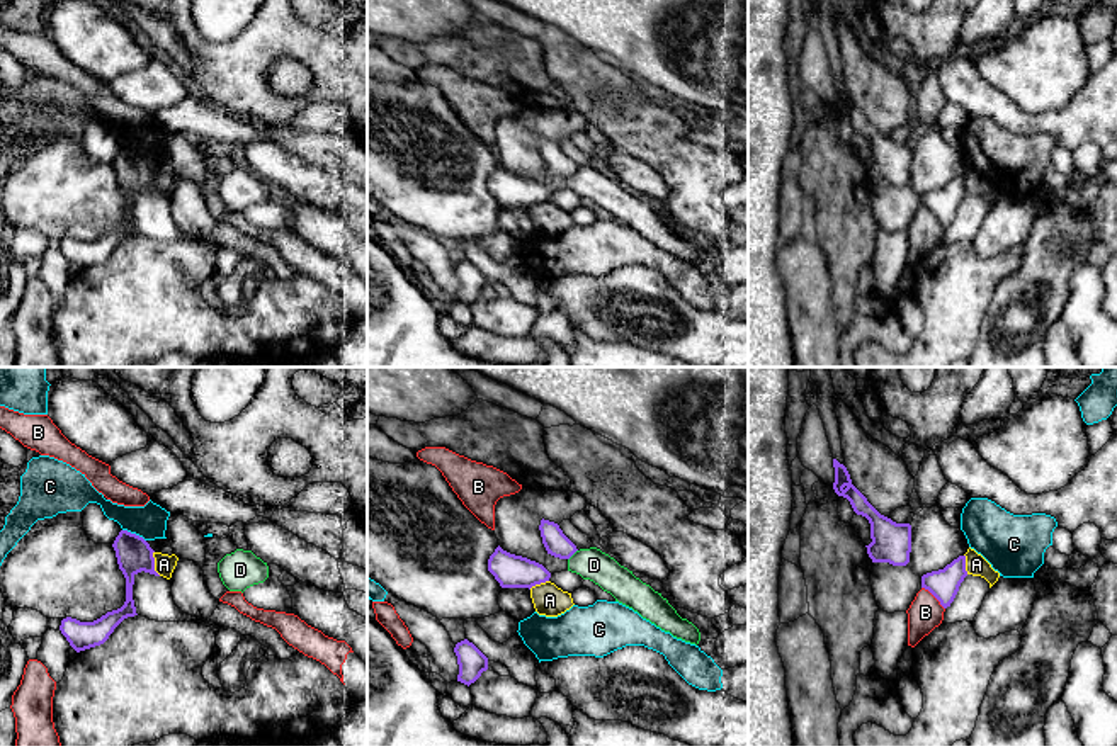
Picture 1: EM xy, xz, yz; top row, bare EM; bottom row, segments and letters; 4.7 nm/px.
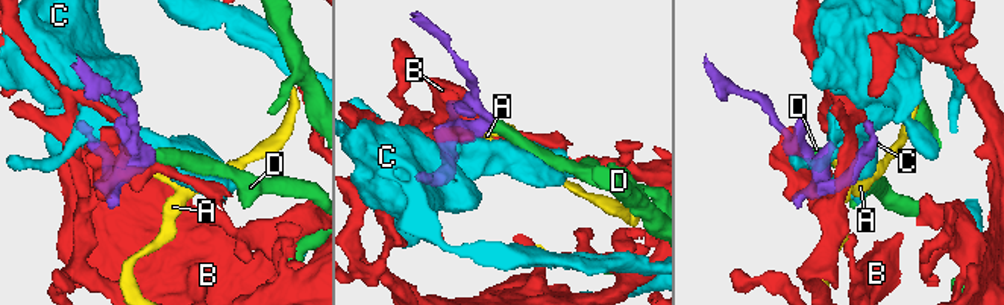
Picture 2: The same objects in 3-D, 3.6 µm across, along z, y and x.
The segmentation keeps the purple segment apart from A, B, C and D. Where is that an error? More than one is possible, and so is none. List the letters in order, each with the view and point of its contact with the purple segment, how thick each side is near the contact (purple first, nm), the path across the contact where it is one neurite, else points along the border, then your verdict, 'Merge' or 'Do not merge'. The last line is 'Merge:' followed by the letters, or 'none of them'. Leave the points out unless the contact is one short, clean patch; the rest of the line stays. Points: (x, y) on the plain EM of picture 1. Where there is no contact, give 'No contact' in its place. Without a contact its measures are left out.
A: Touches purple at xy (153, 182). Thickness 170 nm (purple) against 100 nm. Boundary: xy (153, 170), (153, 187), (160, 194). Do not merge
B: Touches purple at yz (934, 214). Thickness 140 nm (purple) against 160 nm. Do not merge
C: Touches purple at xy (135, 153). Thickness 170 nm (purple) against 160 nm. Do not merge
D: Touches purple at xz (573, 172). Thickness 120 nm (purple) against 150 nm. Boundary: xz (577, 169), (568, 179). Do not merge
Merge: none of them

